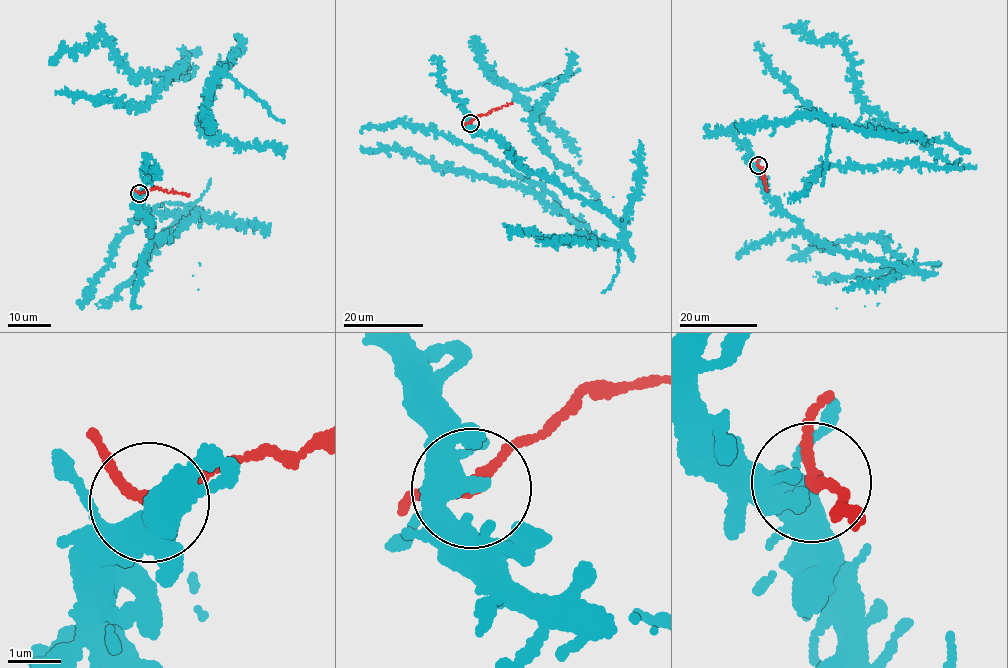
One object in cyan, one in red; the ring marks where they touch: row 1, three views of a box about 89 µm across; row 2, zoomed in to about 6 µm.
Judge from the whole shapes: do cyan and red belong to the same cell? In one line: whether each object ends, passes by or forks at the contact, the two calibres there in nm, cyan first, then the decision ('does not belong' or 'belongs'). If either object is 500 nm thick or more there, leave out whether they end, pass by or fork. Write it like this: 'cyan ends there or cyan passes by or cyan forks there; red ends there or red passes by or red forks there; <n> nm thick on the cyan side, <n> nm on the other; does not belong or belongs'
cyan ends there; red passes by; 320 nm thick on the cyan side, 190 nm on the other; does not belong

